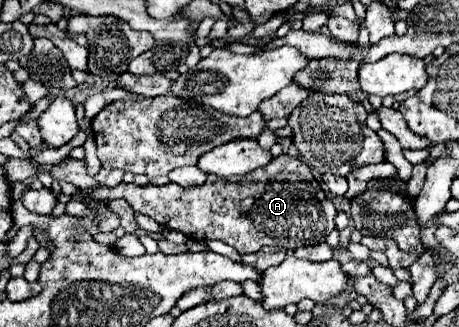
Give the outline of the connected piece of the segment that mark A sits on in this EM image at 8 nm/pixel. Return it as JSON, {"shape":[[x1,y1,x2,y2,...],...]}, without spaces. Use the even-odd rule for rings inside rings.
{"shape":[[281,154,271,164,235,178,207,176,205,184,179,188,169,182,165,186,137,186,121,182,115,188,81,190,91,200,123,198,135,212,147,214,157,224,169,230,179,230,191,240,221,240,233,246,239,254,259,252,263,246,295,250,299,246,315,246,335,230,335,206,325,196,315,178,307,178,309,166,289,154]]}

